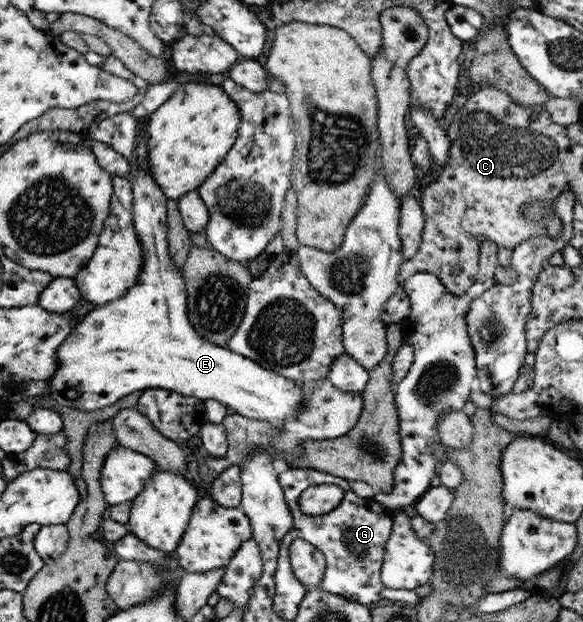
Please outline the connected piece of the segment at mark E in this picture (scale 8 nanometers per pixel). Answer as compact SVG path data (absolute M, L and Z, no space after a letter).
M149 116L137 126L137 145L135 156L138 166L135 166L135 178L131 179L134 188L133 204L135 211L135 229L139 234L141 246L144 249L144 270L139 281L128 290L127 294L116 301L95 307L88 312L79 326L61 344L56 352L57 370L48 379L49 391L44 398L57 402L59 406L75 406L81 410L91 411L96 408L111 406L127 394L136 390L163 388L191 395L201 400L215 399L222 402L229 410L255 420L269 421L279 425L286 420L295 420L306 402L306 396L298 382L285 375L267 370L253 359L237 354L228 347L209 343L199 336L188 315L188 294L183 270L176 267L174 258L170 255L168 246L168 208L165 208L167 197L157 186L151 166L148 166L148 127Z

